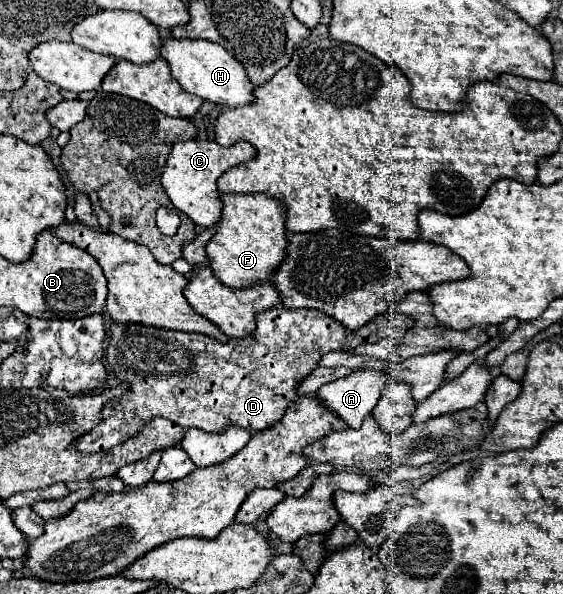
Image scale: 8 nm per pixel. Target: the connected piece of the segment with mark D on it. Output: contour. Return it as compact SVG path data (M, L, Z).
M277 307L271 311L263 311L257 315L257 329L253 337L229 339L227 343L219 343L213 337L195 335L195 333L179 333L167 329L147 329L145 325L113 325L109 321L109 347L107 347L107 365L115 373L119 381L127 381L131 385L129 393L103 409L103 421L91 433L79 437L77 449L85 453L107 451L131 437L135 437L151 419L167 417L169 421L181 425L183 429L197 427L207 433L223 433L223 429L231 425L239 425L247 431L265 431L273 427L285 415L285 409L297 401L297 385L311 375L319 367L319 359L331 351L353 349L361 343L375 343L387 337L399 339L411 329L415 319L391 309L369 325L357 331L349 331L347 327L335 321L333 317L317 311L317 309L287 309Z

